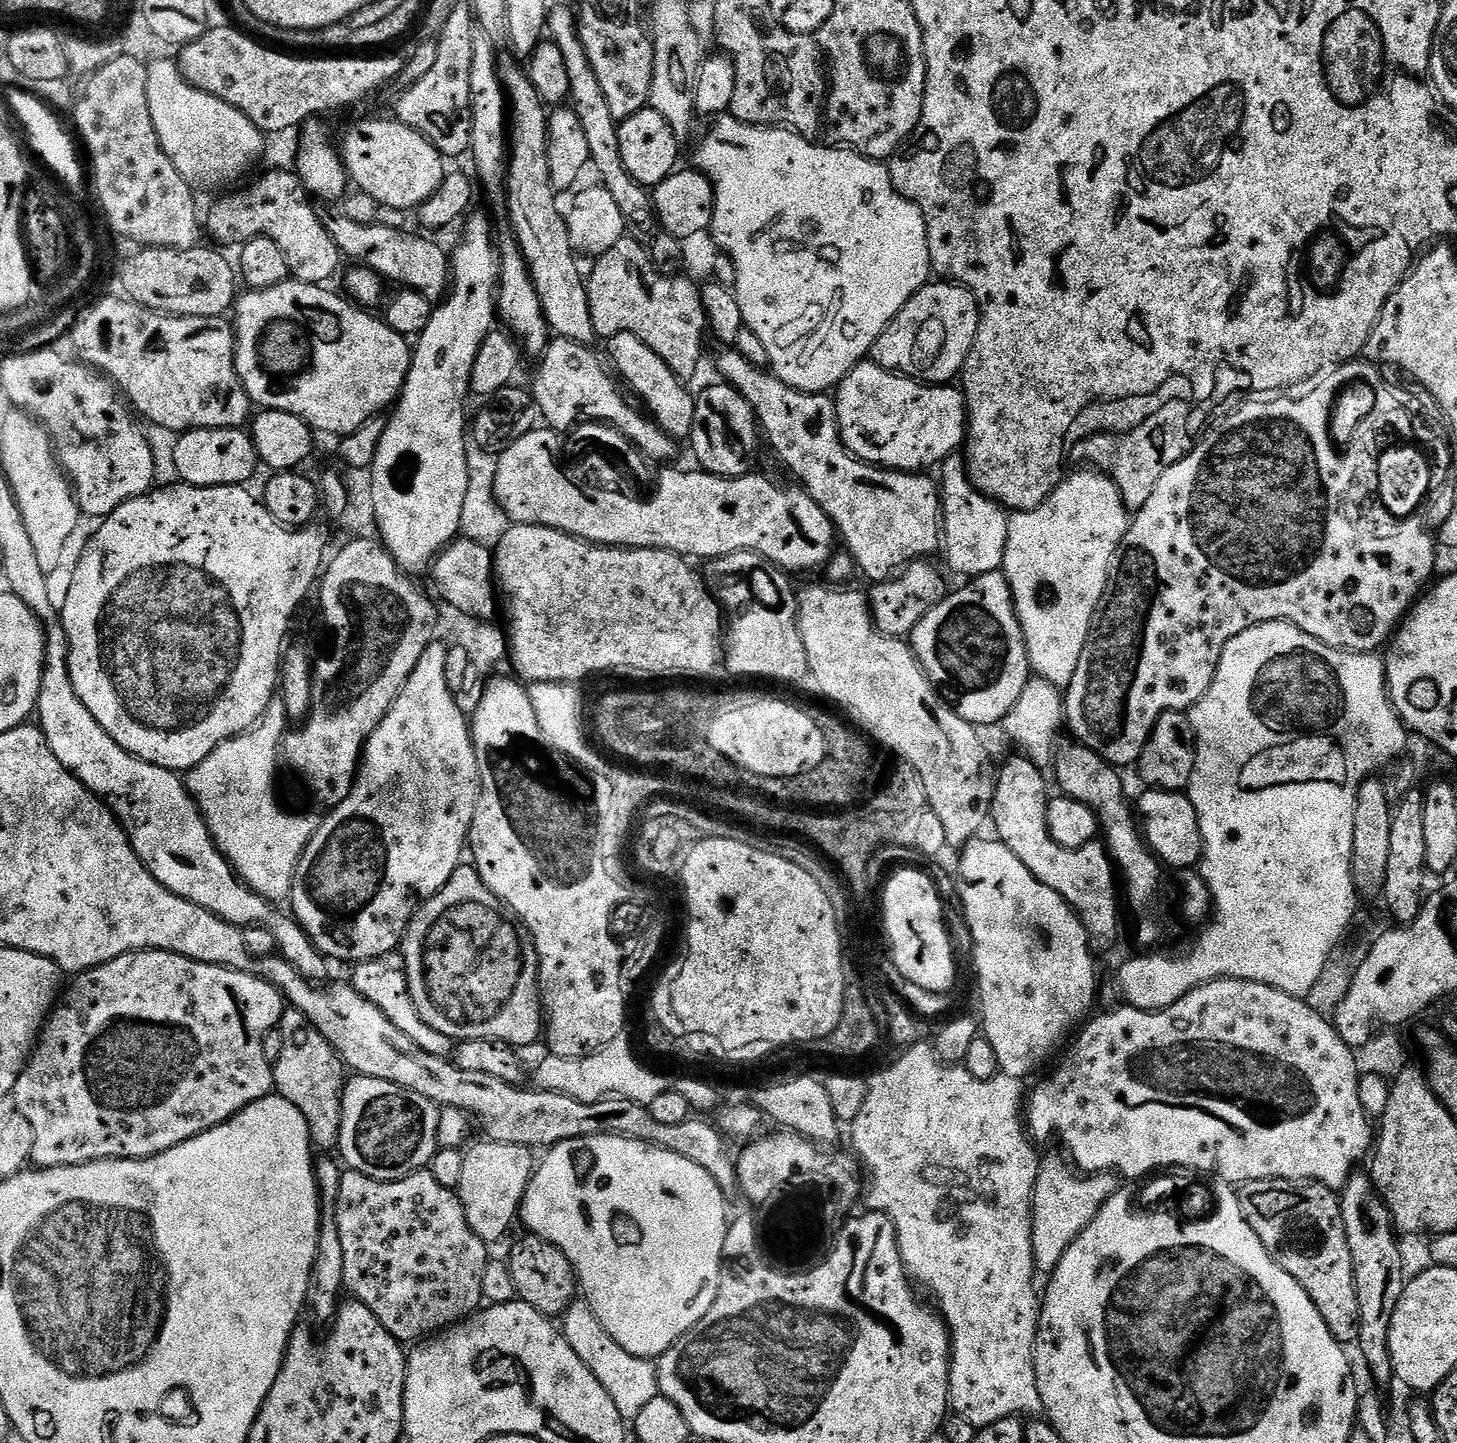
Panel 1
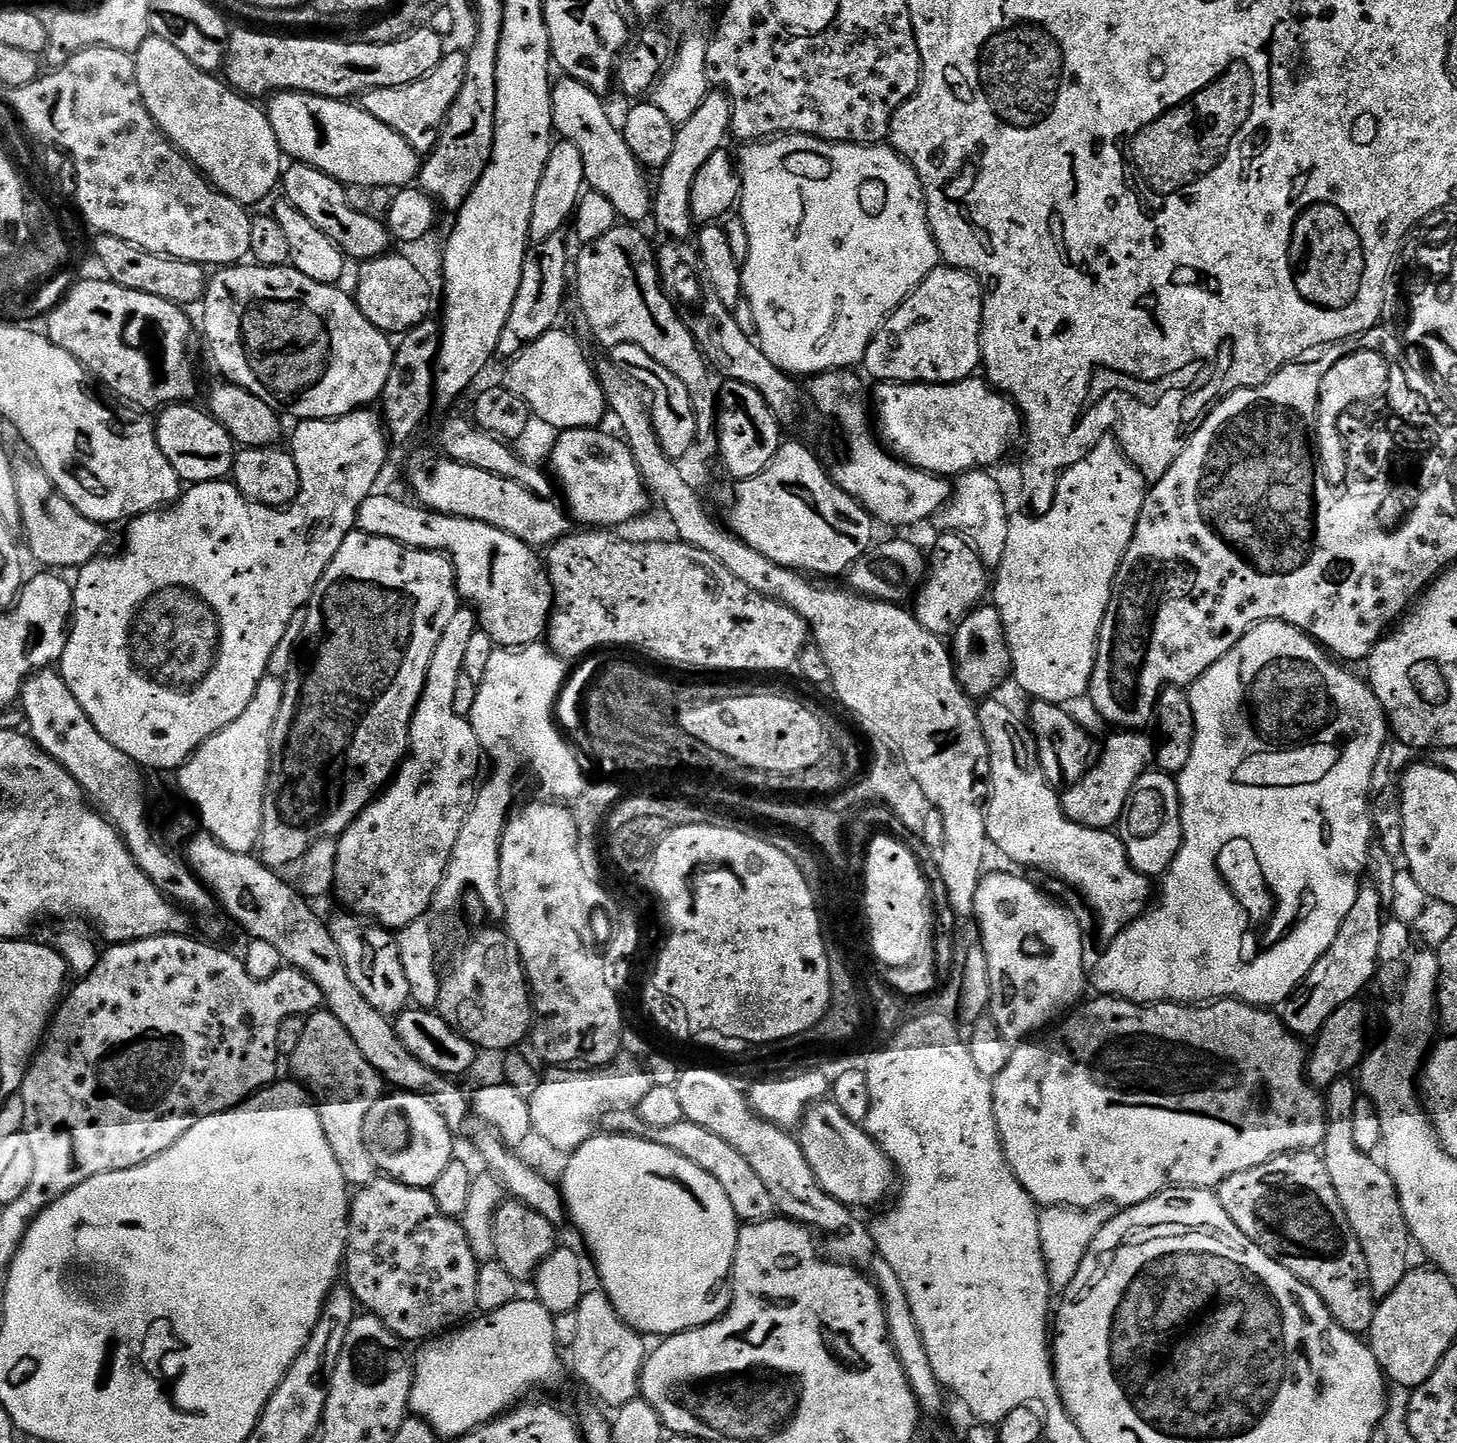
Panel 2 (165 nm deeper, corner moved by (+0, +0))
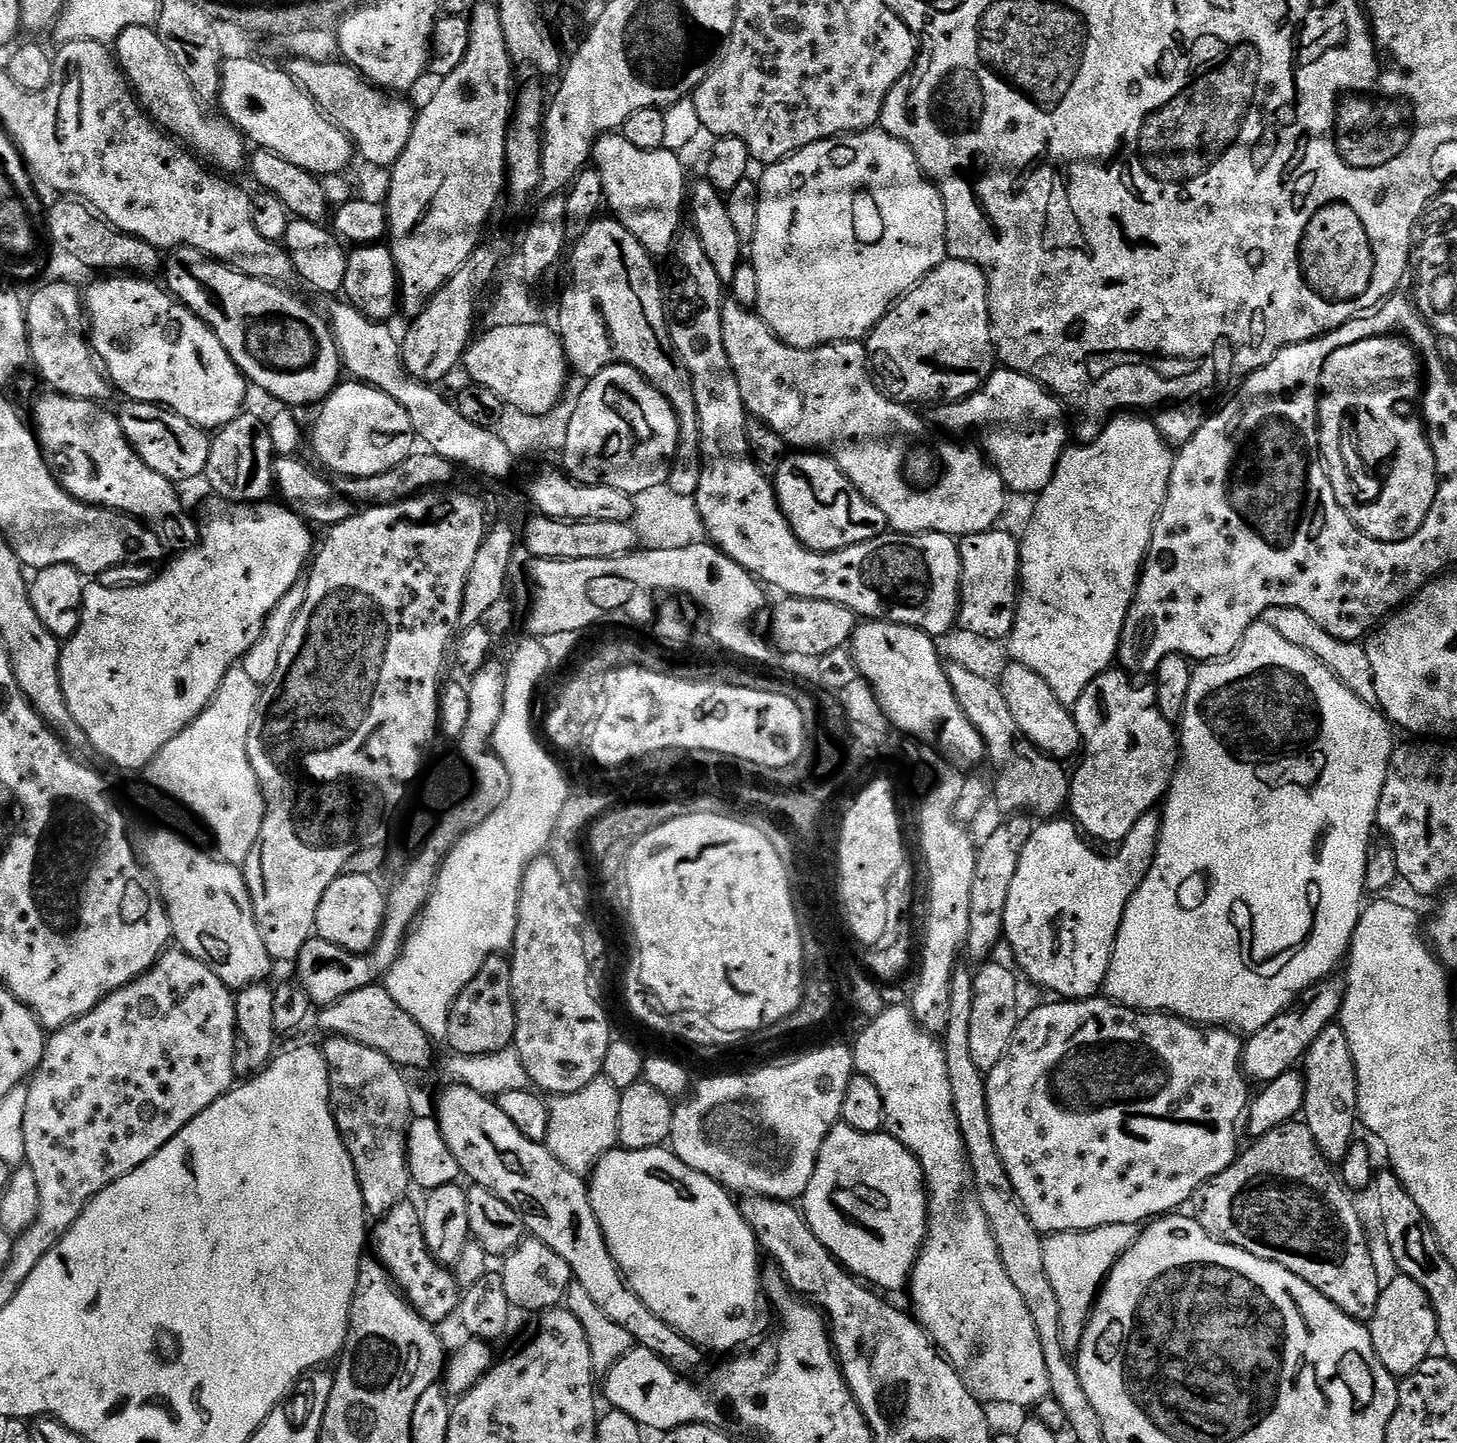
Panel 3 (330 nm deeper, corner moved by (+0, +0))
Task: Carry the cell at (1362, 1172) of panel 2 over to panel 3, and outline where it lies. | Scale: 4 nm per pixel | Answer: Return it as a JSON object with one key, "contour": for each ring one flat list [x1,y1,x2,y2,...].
{"contour":[[1340,1023,1326,1026,1310,1046,1302,1061,1304,1077,1304,1110,1302,1122,1314,1134,1318,1150,1329,1162,1343,1160,1346,1150,1353,1144,1352,1136,1358,1129,1358,1078,1354,1066,1354,1054,1350,1054,1350,1042,1346,1042,1346,1030]]}

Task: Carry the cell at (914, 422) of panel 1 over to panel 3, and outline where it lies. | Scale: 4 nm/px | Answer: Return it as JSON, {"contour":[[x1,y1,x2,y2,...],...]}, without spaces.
{"contour":[[1003,366,988,375,974,394,945,402,935,412,937,429,948,434,977,432,980,435,983,451,1000,471,1004,485,1012,494,1043,492,1054,478,1054,470,1070,444,1070,420,1060,397,1052,395,1034,378]]}

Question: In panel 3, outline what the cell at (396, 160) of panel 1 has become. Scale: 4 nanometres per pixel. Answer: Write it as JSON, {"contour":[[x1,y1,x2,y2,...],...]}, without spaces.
{"contour":[[256,58,227,61,223,65,218,104,224,107,228,123,243,132,251,143,253,140,257,149,278,154,317,178,343,173,352,156,354,160,347,134,320,111,287,71,279,72]]}

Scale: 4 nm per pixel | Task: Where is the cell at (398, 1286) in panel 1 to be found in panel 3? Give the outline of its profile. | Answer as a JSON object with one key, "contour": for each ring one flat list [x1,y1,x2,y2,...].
{"contour":[[411,1202,394,1206,394,1210,375,1221,370,1232,370,1252,387,1270,392,1283,404,1293,417,1314,426,1323,440,1326,443,1320,448,1320,451,1316,453,1319,457,1315,462,1292,455,1275,430,1254,420,1221,421,1215,421,1209,417,1205,415,1208]]}

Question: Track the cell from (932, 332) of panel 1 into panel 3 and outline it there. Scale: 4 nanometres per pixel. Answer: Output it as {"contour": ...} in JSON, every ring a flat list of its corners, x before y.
{"contour":[[946,259,916,287,901,296,866,337,868,362,885,396,899,404,939,406,961,400,982,387,997,367,992,344,992,323,988,309,988,279,977,264]]}

